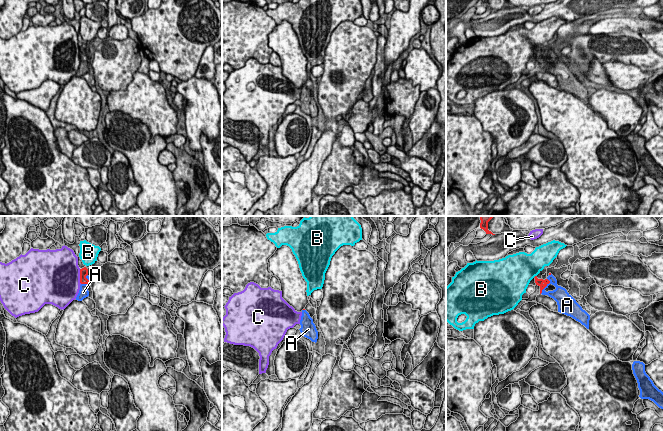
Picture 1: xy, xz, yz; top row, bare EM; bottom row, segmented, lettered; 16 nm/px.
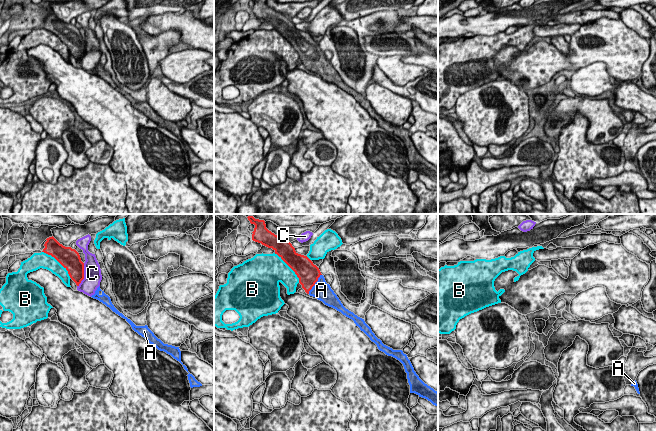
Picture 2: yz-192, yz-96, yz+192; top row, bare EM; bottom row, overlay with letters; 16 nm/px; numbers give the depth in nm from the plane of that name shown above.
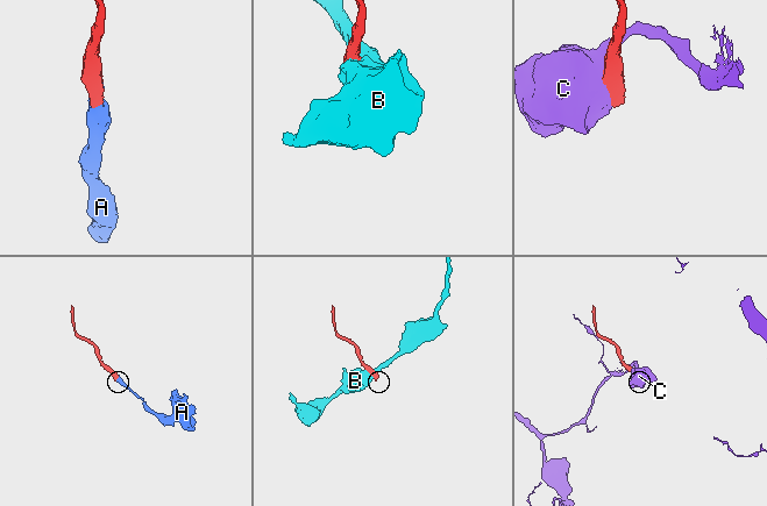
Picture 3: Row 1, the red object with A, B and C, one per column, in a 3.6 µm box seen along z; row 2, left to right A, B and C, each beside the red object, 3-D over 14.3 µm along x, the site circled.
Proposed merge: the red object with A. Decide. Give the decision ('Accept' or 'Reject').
Accept

